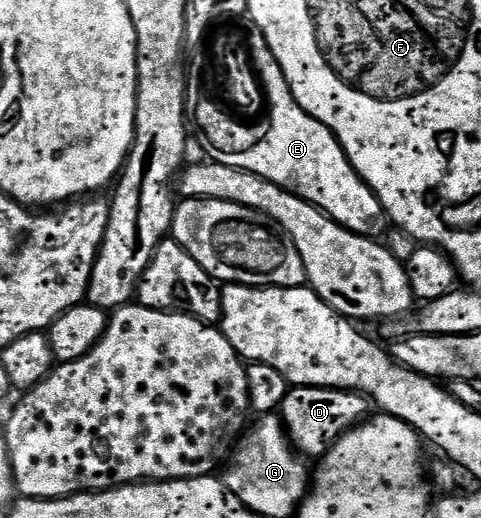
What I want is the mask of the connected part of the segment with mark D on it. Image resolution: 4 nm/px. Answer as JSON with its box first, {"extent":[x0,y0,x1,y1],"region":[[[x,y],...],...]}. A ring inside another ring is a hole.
{"extent":[280,386,372,458],"region":[[[302,386],[291,387],[282,403],[280,416],[285,423],[290,444],[303,457],[321,458],[344,433],[367,419],[371,411],[369,408],[372,408],[371,401],[360,392],[351,392],[345,388]]]}

